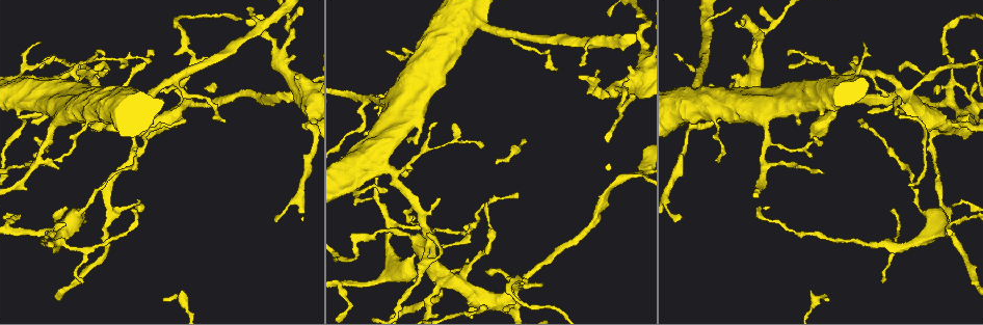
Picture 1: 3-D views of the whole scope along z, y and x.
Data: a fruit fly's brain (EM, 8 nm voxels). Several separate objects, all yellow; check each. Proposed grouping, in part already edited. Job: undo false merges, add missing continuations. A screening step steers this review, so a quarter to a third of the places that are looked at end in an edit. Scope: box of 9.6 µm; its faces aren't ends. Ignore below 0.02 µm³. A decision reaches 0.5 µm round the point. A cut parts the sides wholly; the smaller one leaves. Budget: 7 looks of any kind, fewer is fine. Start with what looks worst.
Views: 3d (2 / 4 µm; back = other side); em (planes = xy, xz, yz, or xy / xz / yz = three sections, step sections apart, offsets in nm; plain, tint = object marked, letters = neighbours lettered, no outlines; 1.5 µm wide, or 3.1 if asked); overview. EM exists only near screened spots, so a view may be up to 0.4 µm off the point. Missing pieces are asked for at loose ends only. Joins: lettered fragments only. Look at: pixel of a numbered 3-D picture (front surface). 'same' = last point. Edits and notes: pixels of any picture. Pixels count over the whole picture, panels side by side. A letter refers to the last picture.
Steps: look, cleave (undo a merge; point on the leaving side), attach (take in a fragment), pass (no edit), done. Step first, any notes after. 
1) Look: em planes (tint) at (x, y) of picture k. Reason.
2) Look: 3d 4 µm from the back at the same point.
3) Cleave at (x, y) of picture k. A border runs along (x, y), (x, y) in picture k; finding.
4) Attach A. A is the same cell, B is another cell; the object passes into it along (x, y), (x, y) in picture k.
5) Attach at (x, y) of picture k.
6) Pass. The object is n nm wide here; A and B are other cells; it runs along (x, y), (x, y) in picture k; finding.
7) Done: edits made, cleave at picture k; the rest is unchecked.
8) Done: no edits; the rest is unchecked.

Look: 3d 2 µm from the back at (364, 136) of picture 1. Branch stops here.

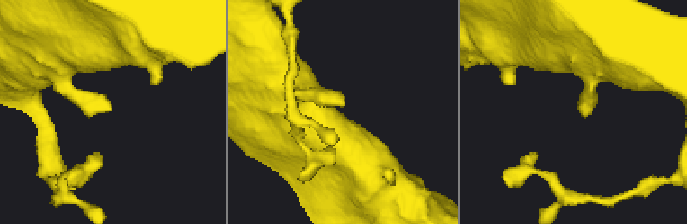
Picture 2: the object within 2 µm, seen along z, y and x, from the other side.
Look: em planes (letters) at (108, 106) of picture 2.

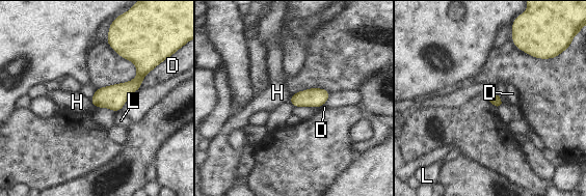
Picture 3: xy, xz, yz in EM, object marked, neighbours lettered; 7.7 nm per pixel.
Pass. D, H and L are other cells; no lettered fragment goes on from it.

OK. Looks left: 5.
Look: em planes (tint) at (732, 78) of picture 1. Branch stops here.

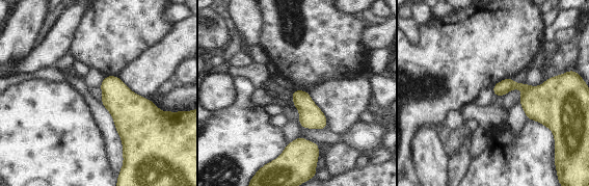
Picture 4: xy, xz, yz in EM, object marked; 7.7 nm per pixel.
Look: em planes (letters) at the same point.

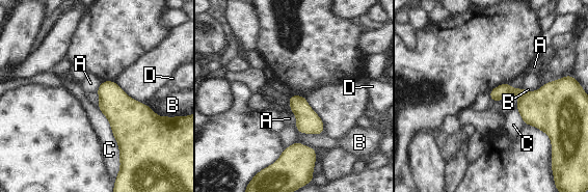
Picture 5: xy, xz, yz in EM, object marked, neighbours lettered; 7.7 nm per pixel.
Pass. A, B, C and D are other cells; a border runs along (290, 110), (295, 115), (296, 125) in picture 5; no lettered fragment goes on from it.

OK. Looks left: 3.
Look: em planes (letters) at (883, 284) of picture 1. Thin end.

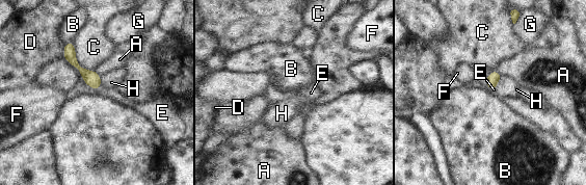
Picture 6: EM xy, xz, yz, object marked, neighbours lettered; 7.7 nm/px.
Attach at (113, 94) of picture 6. The object is 90 nm wide here; E is the same cell, A, B, C, D, F, G and H are other cells; the object passes into it along (91, 78), (98, 87), (113, 94) in picture 6; the neuron continues.

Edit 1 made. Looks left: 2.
Done: edits made, attach at picture 6; the rest is unchecked.

